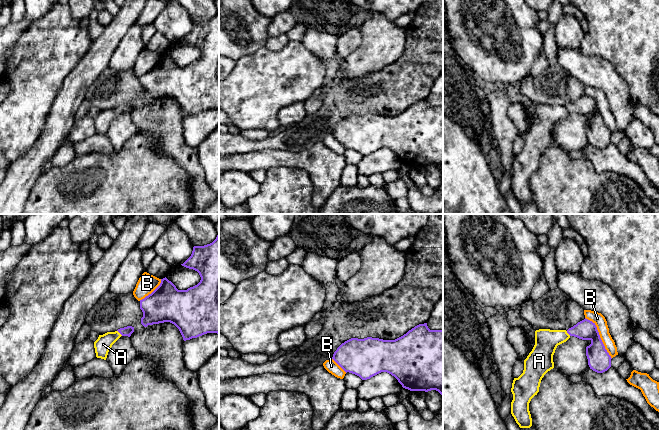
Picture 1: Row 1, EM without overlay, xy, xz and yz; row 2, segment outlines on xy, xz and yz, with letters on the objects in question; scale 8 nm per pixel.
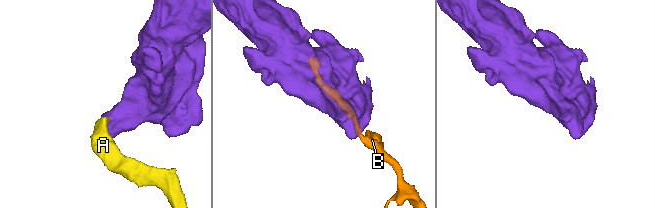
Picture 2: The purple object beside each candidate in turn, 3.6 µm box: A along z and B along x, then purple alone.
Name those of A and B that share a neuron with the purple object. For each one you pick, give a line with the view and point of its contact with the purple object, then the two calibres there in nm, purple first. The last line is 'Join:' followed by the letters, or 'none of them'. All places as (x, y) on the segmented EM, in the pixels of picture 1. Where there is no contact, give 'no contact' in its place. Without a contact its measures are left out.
A: meets purple in xy at (120, 333); 80 nm thick on the purple side, 140 nm on the other
Join: A

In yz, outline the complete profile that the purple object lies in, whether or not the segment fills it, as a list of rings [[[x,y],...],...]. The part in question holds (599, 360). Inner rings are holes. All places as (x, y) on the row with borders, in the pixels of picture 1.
[[[588,319],[578,322],[566,330],[539,329],[535,331],[535,345],[524,360],[523,373],[514,378],[511,392],[511,414],[520,428],[530,428],[532,418],[529,411],[531,399],[539,392],[544,375],[554,368],[553,355],[558,345],[571,336],[590,340],[586,356],[590,369],[603,373],[611,367],[611,356],[605,349],[595,323]]]

